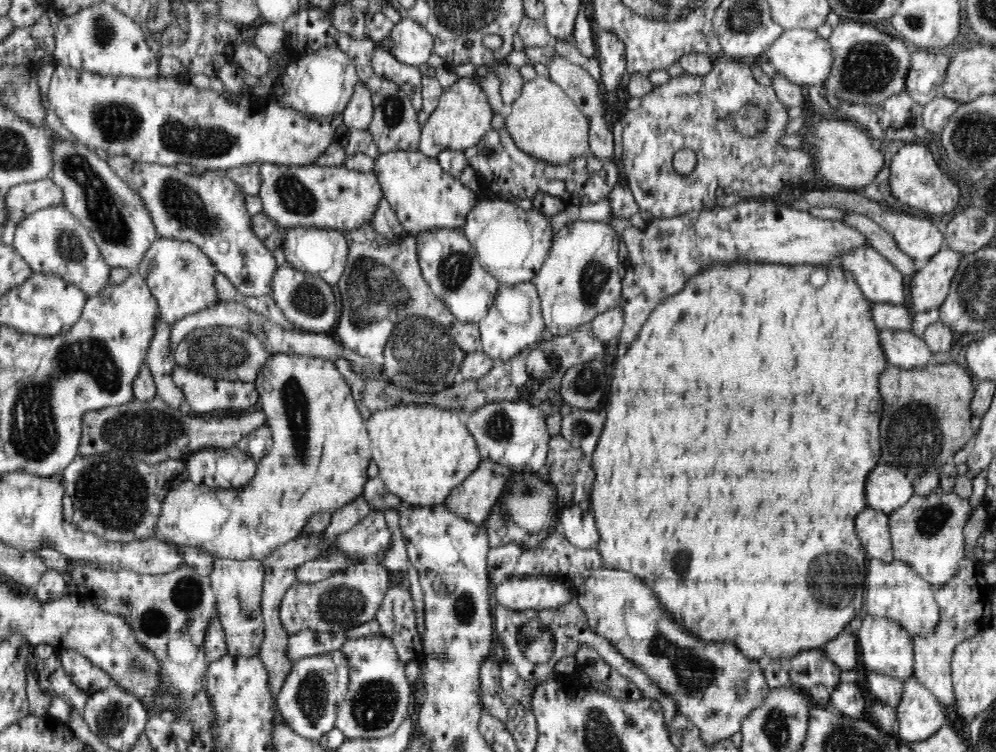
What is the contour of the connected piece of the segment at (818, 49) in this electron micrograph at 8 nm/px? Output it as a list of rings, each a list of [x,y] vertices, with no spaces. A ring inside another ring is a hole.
[[[792,29],[783,31],[765,52],[764,58],[784,78],[798,86],[816,86],[823,84],[828,78],[833,63],[833,52],[829,42],[821,37],[817,31],[806,29]]]

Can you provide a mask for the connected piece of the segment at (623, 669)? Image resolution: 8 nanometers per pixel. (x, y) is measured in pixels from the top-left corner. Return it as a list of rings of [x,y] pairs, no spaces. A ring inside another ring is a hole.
[[[577,600],[568,602],[566,606],[548,610],[542,608],[536,610],[518,610],[513,611],[496,602],[493,602],[491,613],[493,614],[493,630],[496,639],[504,645],[505,659],[516,665],[518,674],[524,681],[530,681],[530,684],[536,683],[536,686],[544,684],[554,676],[554,665],[562,656],[575,656],[575,652],[582,646],[593,648],[598,656],[602,657],[612,668],[615,668],[621,675],[628,677],[641,690],[643,697],[656,698],[664,711],[664,720],[672,720],[674,716],[680,716],[676,702],[672,698],[664,695],[644,675],[644,672],[637,668],[631,660],[626,660],[606,638],[600,635],[594,635],[585,622],[583,610],[577,606]]]

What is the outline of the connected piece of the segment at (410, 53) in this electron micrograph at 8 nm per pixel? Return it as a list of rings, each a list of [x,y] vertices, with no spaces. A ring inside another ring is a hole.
[[[403,18],[382,41],[382,48],[390,51],[398,61],[412,66],[426,64],[434,51],[434,40],[424,26]]]

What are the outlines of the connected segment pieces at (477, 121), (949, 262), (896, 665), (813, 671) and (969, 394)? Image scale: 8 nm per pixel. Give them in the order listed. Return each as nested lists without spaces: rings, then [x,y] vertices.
[[[478,65],[472,76],[459,77],[453,86],[443,90],[439,105],[421,126],[419,150],[426,156],[436,158],[440,152],[447,149],[464,151],[475,146],[492,129],[490,124],[494,112],[486,94],[477,83],[491,72],[490,67],[491,65]]]
[[[943,246],[923,268],[917,269],[910,282],[912,312],[928,312],[945,301],[963,256]]]
[[[868,614],[862,618],[860,629],[857,631],[857,647],[860,649],[858,655],[866,671],[886,673],[903,681],[913,675],[913,637],[900,623],[888,617]]]
[[[823,649],[798,652],[788,659],[791,663],[788,674],[792,686],[810,688],[820,685],[832,693],[841,682],[841,668],[825,655]]]
[[[928,362],[925,367],[905,369],[887,366],[880,373],[877,387],[881,394],[882,424],[880,424],[880,444],[882,444],[881,463],[900,469],[906,476],[914,478],[920,473],[934,471],[946,464],[950,456],[954,456],[963,445],[976,440],[976,434],[970,425],[970,403],[974,396],[972,374],[956,363],[935,364]]]

